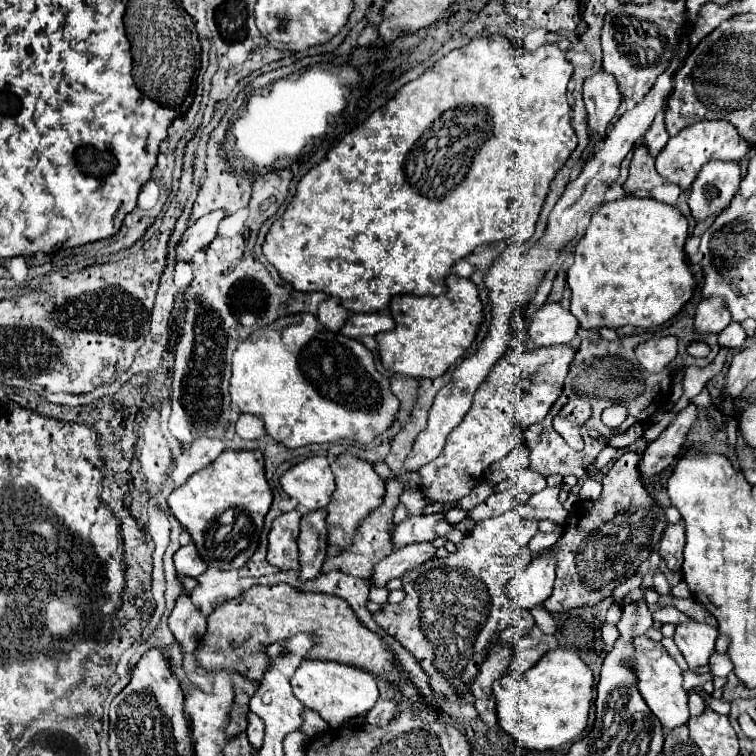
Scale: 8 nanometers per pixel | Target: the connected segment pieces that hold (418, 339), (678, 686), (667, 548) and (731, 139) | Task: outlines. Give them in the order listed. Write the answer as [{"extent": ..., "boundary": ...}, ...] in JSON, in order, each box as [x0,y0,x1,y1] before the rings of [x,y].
[{"extent":[376,274,484,378],"boundary":[[[454,274],[446,278],[446,284],[450,290],[442,296],[402,294],[392,298],[390,314],[396,320],[396,328],[376,338],[380,344],[380,360],[386,370],[412,378],[438,378],[472,346],[484,320],[478,288],[472,280]]]},{"extent":[624,636,688,730],"boundary":[[[634,636],[632,638],[634,654],[628,656],[624,662],[632,668],[632,672],[638,678],[638,690],[644,698],[644,702],[650,706],[652,714],[662,722],[666,730],[672,730],[674,726],[680,726],[688,722],[688,692],[682,686],[682,670],[678,668],[676,660],[664,650],[660,642],[650,640],[648,636]]]},{"extent":[658,520,686,570],"boundary":[[[684,520],[670,524],[666,528],[666,534],[662,536],[660,548],[658,552],[664,556],[666,566],[670,566],[670,570],[680,570],[684,558],[682,558],[682,550],[686,544],[686,530],[684,530]]]},{"extent":[656,120,752,190],"boundary":[[[700,120],[694,122],[690,126],[686,126],[684,130],[680,130],[674,138],[668,140],[668,144],[664,146],[664,150],[656,156],[656,170],[662,178],[666,178],[672,184],[678,184],[682,190],[688,190],[690,184],[694,182],[694,178],[698,176],[700,168],[708,162],[708,160],[742,160],[748,152],[750,152],[752,144],[746,142],[736,126],[732,126],[732,122],[726,120]]]}]

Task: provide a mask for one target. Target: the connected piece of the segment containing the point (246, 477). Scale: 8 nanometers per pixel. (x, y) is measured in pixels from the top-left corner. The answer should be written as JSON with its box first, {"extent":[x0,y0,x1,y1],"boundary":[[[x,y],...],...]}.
{"extent":[168,450,272,570],"boundary":[[[224,450],[212,464],[192,474],[180,488],[176,488],[168,496],[168,506],[172,514],[182,522],[182,526],[190,532],[196,550],[202,554],[208,566],[232,570],[246,564],[246,558],[254,554],[258,548],[260,532],[264,528],[264,516],[268,514],[272,504],[272,490],[266,482],[264,456],[258,450]]]}

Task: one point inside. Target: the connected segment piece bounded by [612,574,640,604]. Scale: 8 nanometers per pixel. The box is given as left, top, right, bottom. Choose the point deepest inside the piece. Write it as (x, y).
(618, 595)

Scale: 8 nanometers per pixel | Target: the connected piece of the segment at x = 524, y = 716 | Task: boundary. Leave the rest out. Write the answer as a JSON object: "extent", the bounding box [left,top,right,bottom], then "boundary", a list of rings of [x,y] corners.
{"extent":[494,648,594,752],"boundary":[[[568,648],[546,652],[528,672],[506,674],[494,682],[498,724],[520,748],[539,752],[576,740],[586,724],[592,706],[594,674],[584,660]]]}

